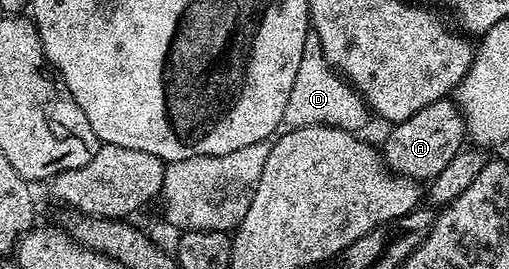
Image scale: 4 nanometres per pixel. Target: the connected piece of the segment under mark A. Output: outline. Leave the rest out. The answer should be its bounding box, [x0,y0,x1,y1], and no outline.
[380,98,468,182]

